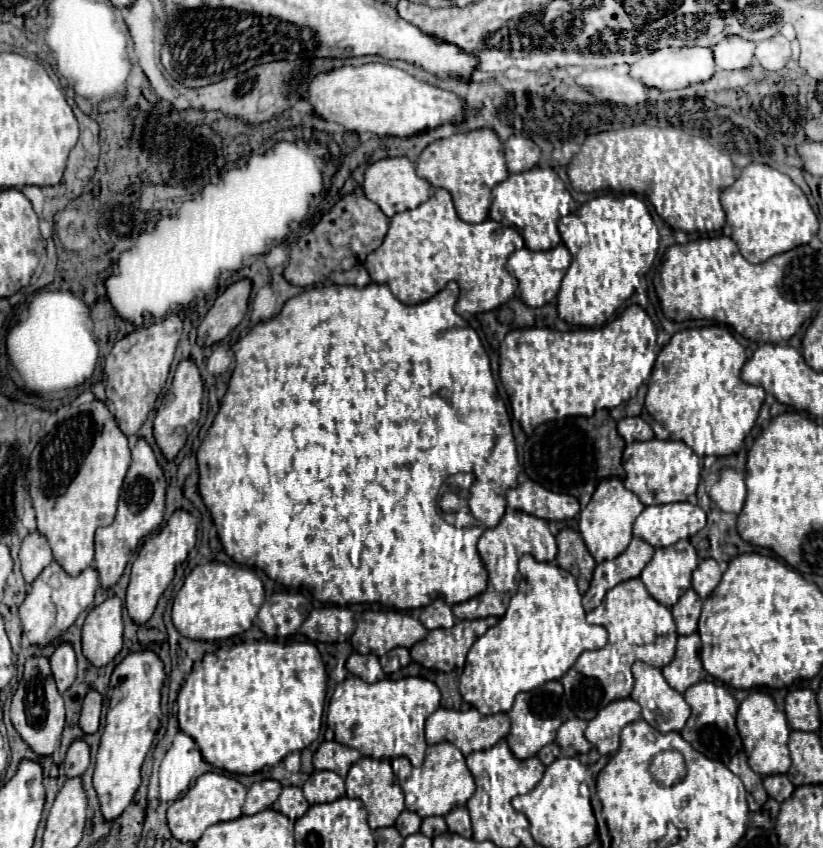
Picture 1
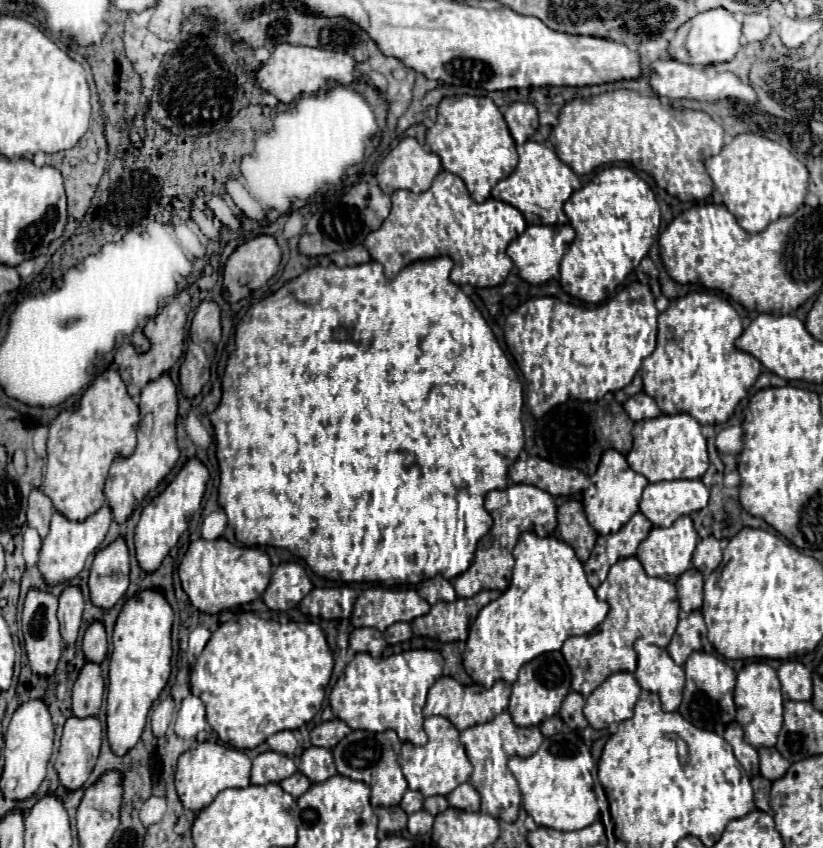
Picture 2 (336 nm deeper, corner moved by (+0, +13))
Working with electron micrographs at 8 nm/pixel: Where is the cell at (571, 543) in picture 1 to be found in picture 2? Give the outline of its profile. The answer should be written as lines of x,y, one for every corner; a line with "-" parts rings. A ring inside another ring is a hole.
568,500
558,508
558,528
556,536
562,538
566,544
570,544
576,552
576,556
586,562
594,544
596,544
596,530
586,520
584,508
578,500

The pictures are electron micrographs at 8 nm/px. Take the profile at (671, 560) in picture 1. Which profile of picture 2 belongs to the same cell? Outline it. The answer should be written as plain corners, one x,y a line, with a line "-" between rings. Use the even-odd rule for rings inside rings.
680,516
670,528
652,528
648,538
644,538
638,546
636,558
642,562
648,576
658,576
668,582
676,582
676,578
692,566
692,552
698,544
698,534
692,526
690,516

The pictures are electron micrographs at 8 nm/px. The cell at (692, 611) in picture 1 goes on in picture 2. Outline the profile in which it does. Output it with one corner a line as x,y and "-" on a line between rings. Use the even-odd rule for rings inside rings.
690,568
684,574
680,574
676,582
676,590
678,590
682,612
690,614
702,608
702,586
704,586
704,578
698,570

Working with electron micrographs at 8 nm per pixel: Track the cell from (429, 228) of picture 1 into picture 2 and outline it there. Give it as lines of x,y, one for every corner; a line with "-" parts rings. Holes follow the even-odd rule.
446,170
434,178
430,190
426,192
396,192
392,194
392,210
388,218
364,240
372,260
384,266
384,276
388,280
392,280
404,266
416,260
450,256
454,262
450,280
458,286
470,284
486,288
504,282
512,268
512,260
508,258
506,248
526,230
524,216
518,208
494,198
488,198
482,204
474,202
464,182

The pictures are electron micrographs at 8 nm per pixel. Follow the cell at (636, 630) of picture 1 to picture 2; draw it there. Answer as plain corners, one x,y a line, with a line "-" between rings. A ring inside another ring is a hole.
636,556
620,558
620,562
616,562
608,572
608,578
596,588
596,596
610,604
606,620
594,630
594,634
572,636
562,646
562,654
572,672
572,690
584,696
592,694
614,672
636,670
634,642
640,636
648,636
648,642
666,648
680,614
676,586
664,578
648,576

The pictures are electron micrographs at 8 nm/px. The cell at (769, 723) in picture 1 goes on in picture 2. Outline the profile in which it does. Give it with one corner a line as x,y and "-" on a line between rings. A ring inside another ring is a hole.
766,662
746,664
738,672
734,702
736,702
736,708
738,708
736,722
744,728
744,740
754,748
774,746
778,732
782,730
782,704
784,704
776,670
772,666
768,666

